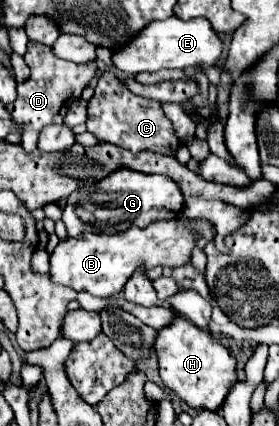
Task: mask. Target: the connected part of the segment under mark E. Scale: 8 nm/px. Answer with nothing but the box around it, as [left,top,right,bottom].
[113,16,223,74]

